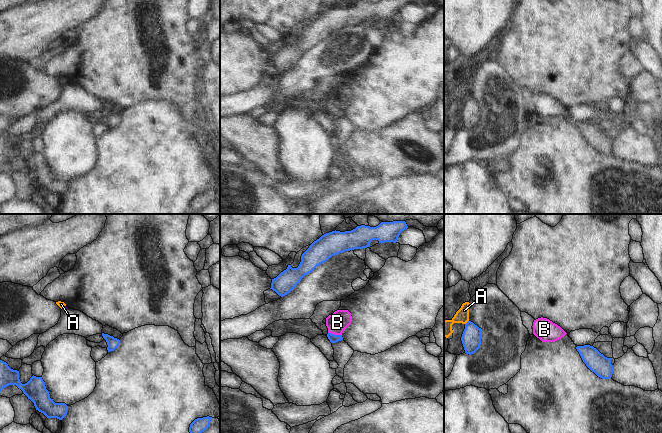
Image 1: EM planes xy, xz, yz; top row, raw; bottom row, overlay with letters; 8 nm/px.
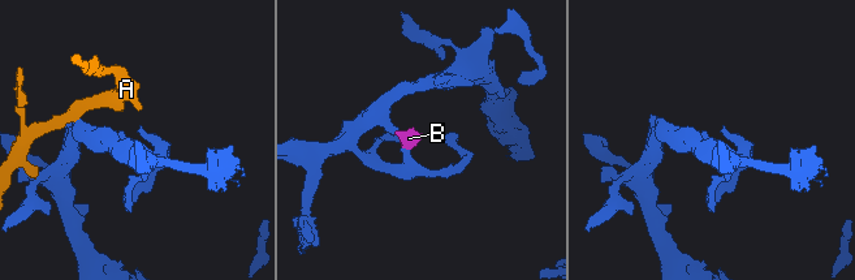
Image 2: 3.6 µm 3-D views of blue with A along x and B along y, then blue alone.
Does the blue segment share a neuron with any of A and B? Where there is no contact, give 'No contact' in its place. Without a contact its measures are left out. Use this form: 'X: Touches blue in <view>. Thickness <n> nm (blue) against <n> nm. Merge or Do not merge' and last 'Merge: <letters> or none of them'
A: Touches blue in yz. Thickness 160 nm (blue) against 130 nm. Do not merge
B: Touches blue in xz. Thickness 70 nm (blue) against 160 nm. Do not merge
Merge: none of them.

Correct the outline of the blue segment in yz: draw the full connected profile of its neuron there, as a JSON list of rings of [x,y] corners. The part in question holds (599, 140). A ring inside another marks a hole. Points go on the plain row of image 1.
[[[590,121],[577,122],[583,138],[586,142],[602,155],[609,155],[613,150],[611,134],[605,133],[596,124]]]

